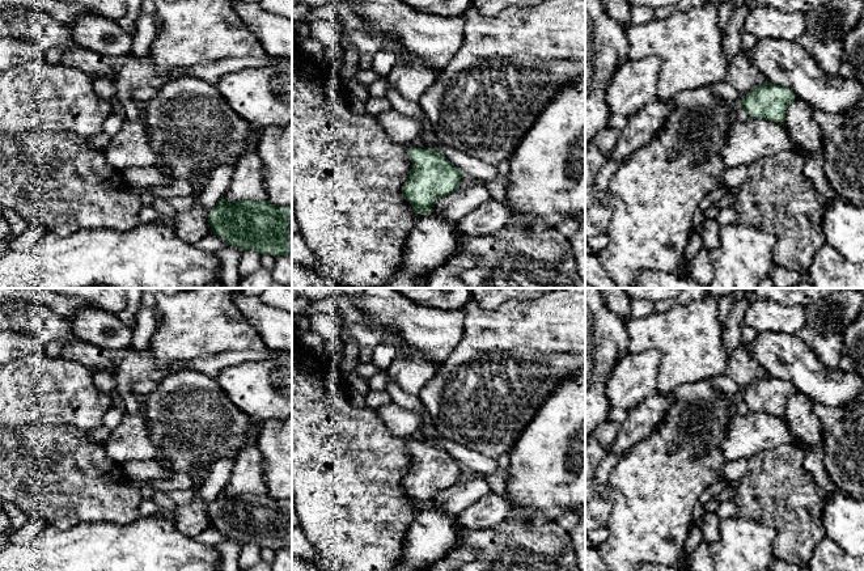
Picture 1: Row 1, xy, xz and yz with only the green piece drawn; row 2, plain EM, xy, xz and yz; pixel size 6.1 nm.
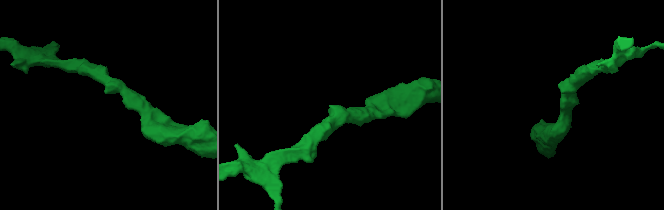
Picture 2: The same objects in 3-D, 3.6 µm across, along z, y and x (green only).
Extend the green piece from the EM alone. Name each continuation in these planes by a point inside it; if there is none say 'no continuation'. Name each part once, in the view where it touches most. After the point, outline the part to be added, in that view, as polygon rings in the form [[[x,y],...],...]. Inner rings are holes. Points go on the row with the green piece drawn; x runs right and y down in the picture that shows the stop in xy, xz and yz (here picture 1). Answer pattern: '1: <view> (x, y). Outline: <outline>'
no continuation

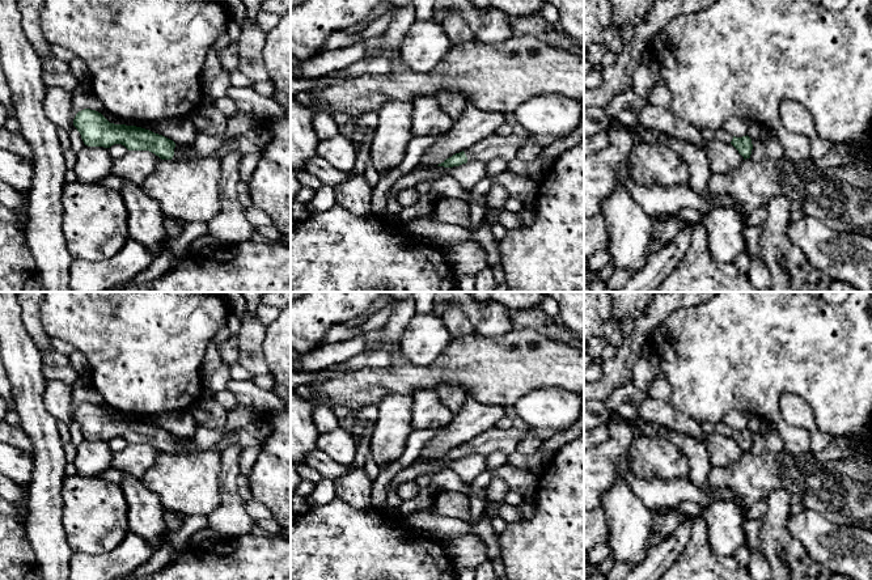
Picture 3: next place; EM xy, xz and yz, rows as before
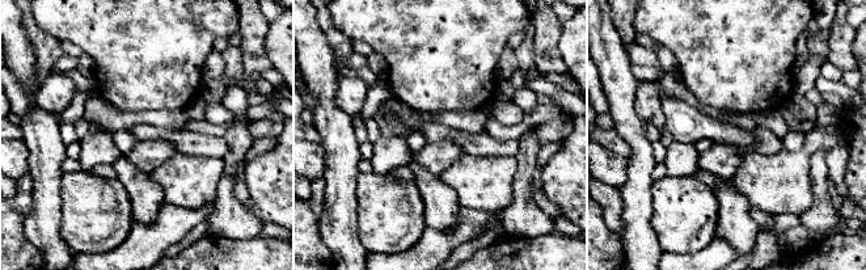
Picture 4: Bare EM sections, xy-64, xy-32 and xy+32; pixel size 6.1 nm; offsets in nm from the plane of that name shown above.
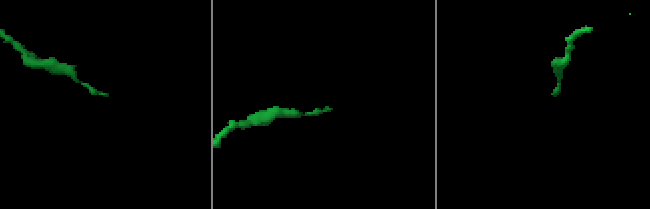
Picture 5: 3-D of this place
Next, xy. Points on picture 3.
1: xy (186, 152). Outline: [[[177,144],[174,148],[173,161],[190,161],[190,160],[200,160],[202,157],[194,148],[192,144]]]

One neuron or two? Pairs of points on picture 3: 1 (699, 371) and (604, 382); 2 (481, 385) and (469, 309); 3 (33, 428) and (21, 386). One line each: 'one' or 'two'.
1: two
2: two
3: one

